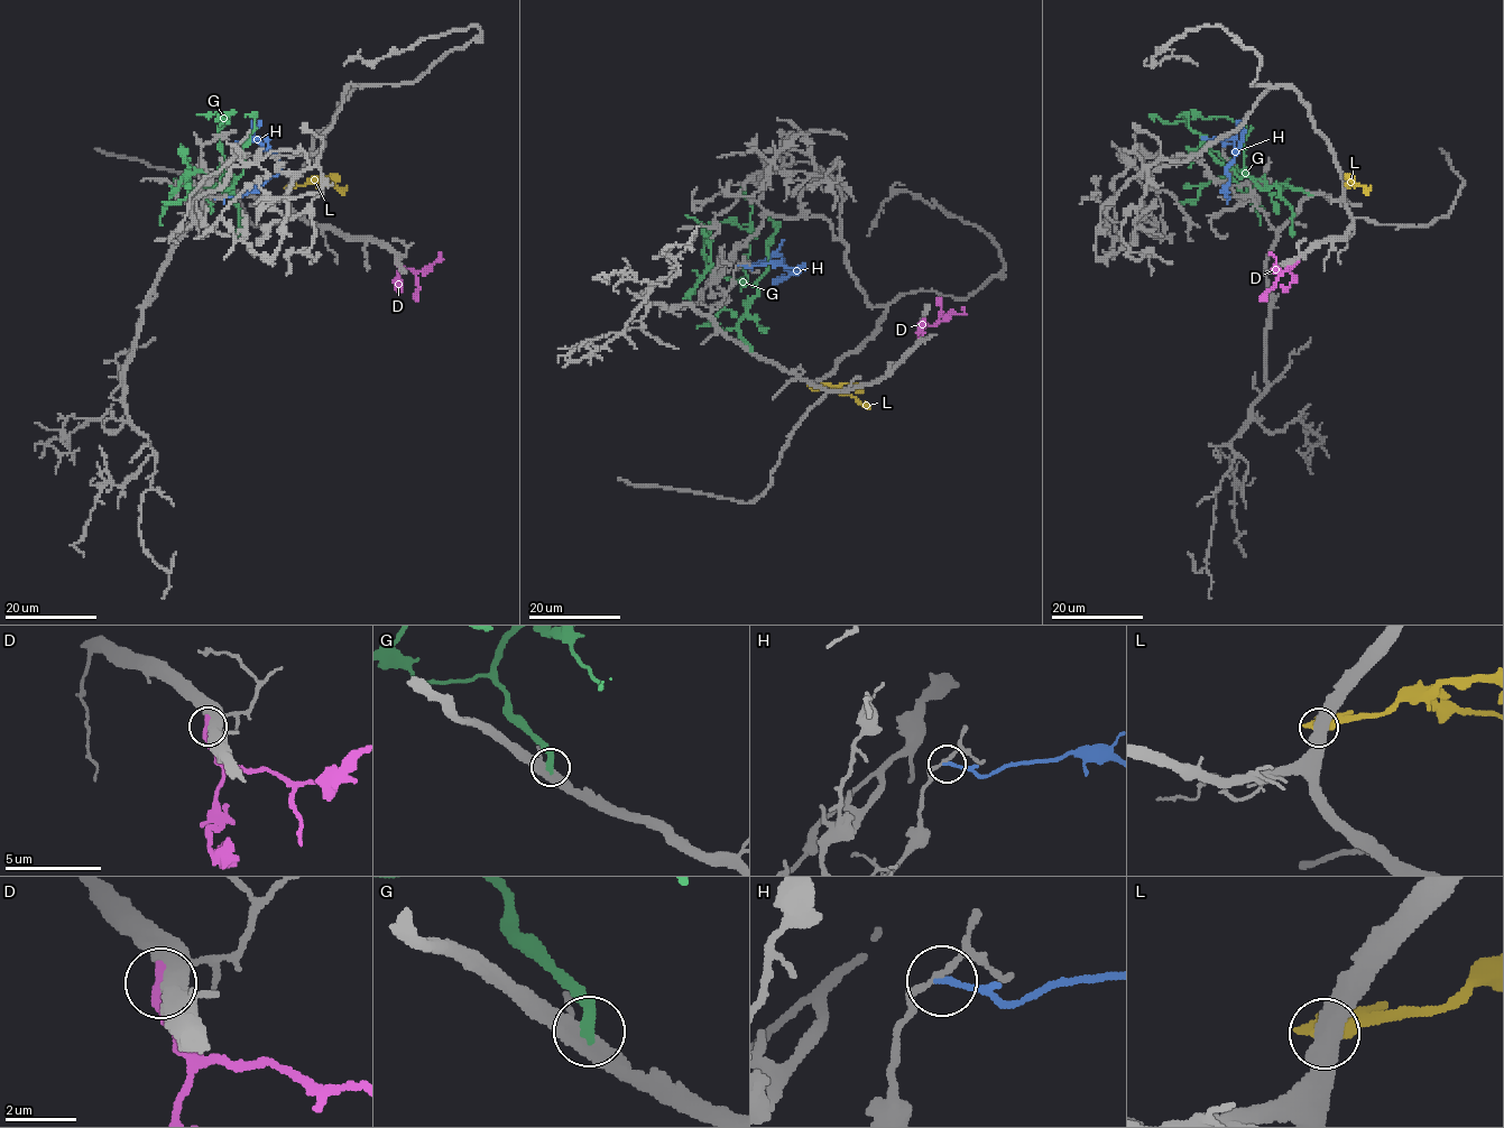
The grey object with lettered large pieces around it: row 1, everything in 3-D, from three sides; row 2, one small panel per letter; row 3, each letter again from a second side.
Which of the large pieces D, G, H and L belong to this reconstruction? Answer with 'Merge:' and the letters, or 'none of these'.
Merge: none of these

